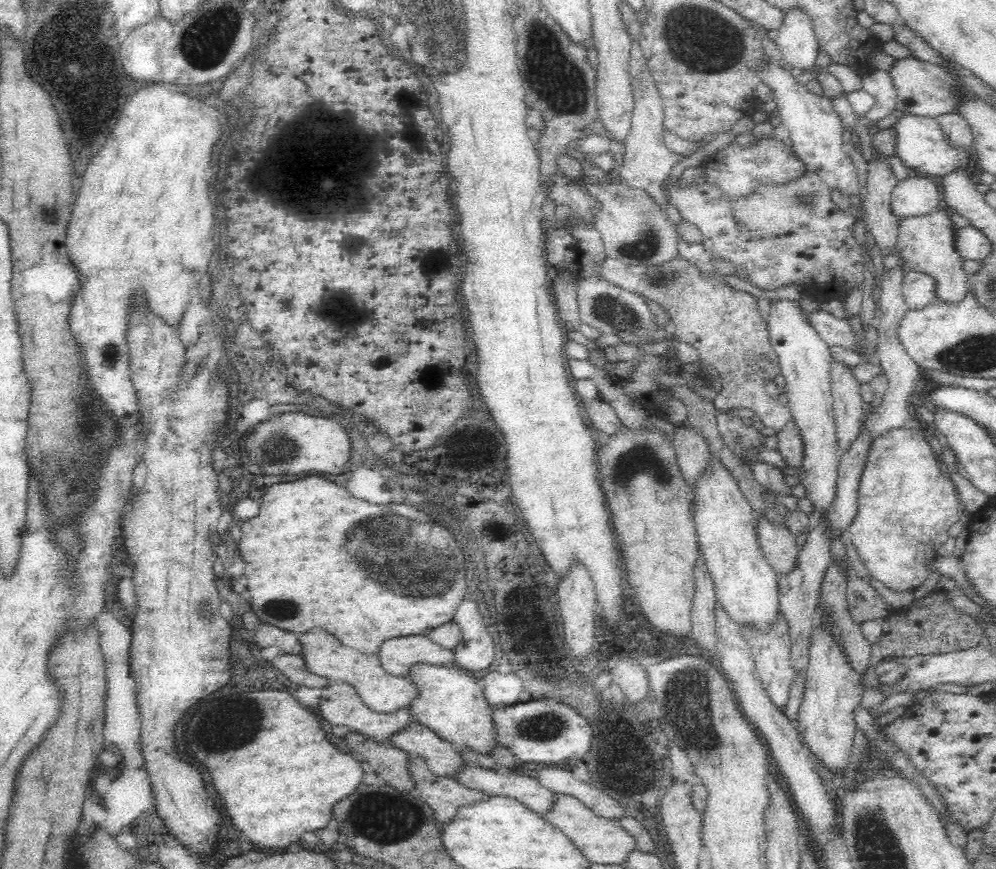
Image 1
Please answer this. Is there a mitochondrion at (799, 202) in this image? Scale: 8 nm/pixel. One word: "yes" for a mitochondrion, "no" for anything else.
yes

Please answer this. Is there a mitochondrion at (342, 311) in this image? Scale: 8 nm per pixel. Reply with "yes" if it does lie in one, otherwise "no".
yes

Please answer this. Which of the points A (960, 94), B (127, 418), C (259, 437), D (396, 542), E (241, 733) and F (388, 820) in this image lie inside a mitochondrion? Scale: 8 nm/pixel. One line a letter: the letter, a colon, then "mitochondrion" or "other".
A: other
B: mitochondrion
C: mitochondrion
D: mitochondrion
E: mitochondrion
F: mitochondrion

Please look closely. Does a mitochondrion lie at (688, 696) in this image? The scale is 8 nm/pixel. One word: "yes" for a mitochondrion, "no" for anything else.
yes

